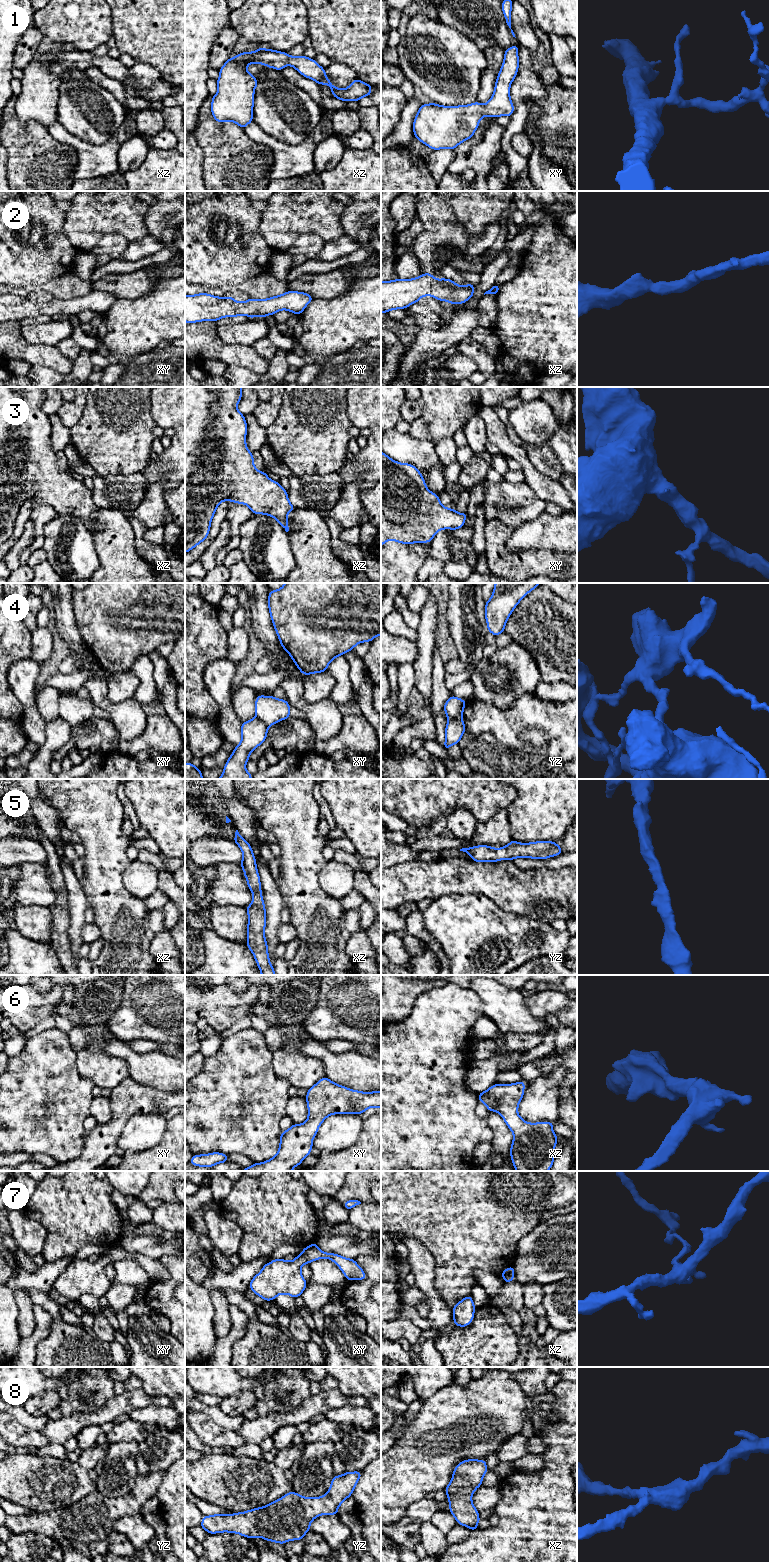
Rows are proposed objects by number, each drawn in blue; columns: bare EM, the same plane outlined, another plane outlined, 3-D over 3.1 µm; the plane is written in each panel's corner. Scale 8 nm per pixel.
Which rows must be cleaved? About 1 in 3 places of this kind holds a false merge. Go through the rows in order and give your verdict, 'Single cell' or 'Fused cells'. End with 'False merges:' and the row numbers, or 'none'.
1: Single cell
2: Single cell
3: Single cell
4: Fused cells
5: Single cell
6: Single cell
7: Fused cells
8: Single cell
False merges: 4, 7

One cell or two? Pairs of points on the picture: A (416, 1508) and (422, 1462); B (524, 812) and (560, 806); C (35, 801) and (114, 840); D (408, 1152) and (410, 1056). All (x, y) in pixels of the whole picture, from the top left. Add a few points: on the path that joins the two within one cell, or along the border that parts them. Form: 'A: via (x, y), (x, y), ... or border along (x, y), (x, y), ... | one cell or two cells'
A: border along (424, 1497), (413, 1502), (405, 1514) | two cells
B: via (533, 812), (540, 812), (546, 806), (551, 806) | one cell
C: border along (47, 804), (60, 813), (64, 823) | two cells
D: via (409, 1128), (409, 1080) | one cell

